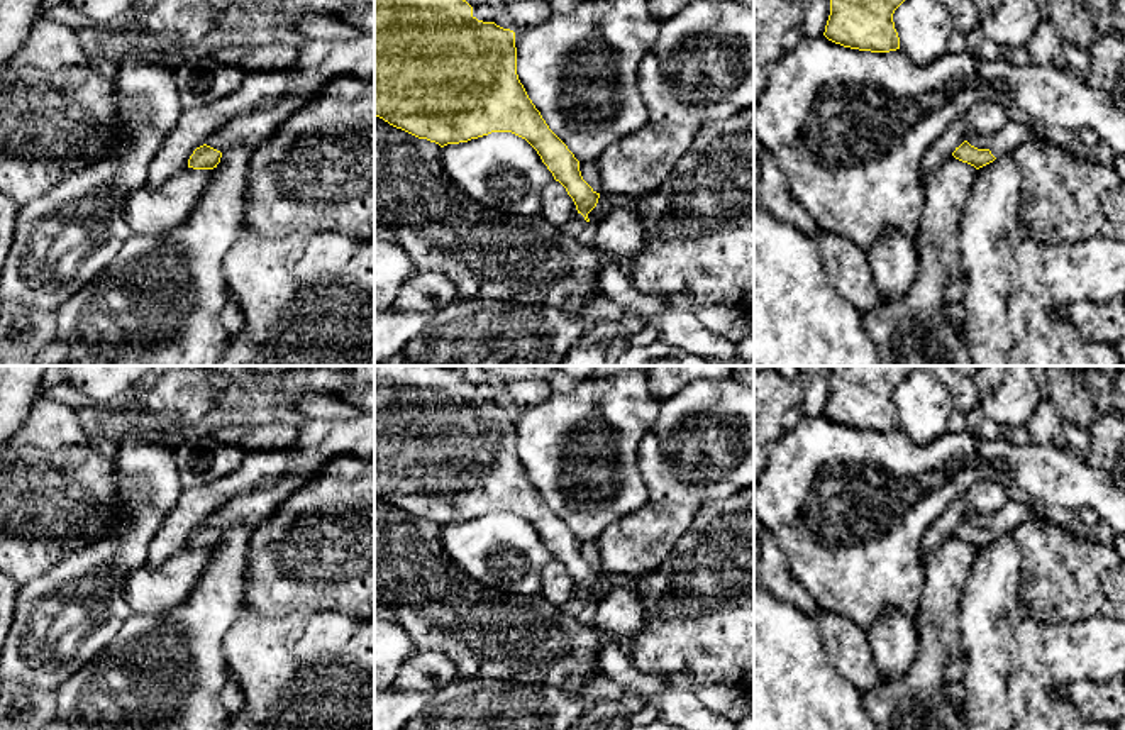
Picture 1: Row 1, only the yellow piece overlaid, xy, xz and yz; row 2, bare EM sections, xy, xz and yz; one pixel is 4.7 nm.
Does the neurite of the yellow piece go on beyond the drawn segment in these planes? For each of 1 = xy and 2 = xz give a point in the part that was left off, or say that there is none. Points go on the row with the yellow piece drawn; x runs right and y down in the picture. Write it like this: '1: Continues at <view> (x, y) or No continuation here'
1: No continuation here
2: No continuation here

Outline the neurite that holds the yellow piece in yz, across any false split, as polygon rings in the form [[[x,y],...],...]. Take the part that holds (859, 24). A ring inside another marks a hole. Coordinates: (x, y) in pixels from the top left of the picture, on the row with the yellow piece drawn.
[[[830,0],[823,36],[844,47],[889,53],[900,49],[893,14],[905,0]]]

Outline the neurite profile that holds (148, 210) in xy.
[[[185,168],[159,186],[130,191],[124,203],[124,215],[132,234],[166,234],[185,224],[203,196],[213,169]]]

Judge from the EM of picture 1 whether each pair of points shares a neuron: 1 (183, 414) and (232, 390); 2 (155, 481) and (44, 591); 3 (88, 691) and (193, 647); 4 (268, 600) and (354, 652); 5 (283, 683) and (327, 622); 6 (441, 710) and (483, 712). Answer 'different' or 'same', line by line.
1: different
2: same
3: same
4: different
5: same
6: same

